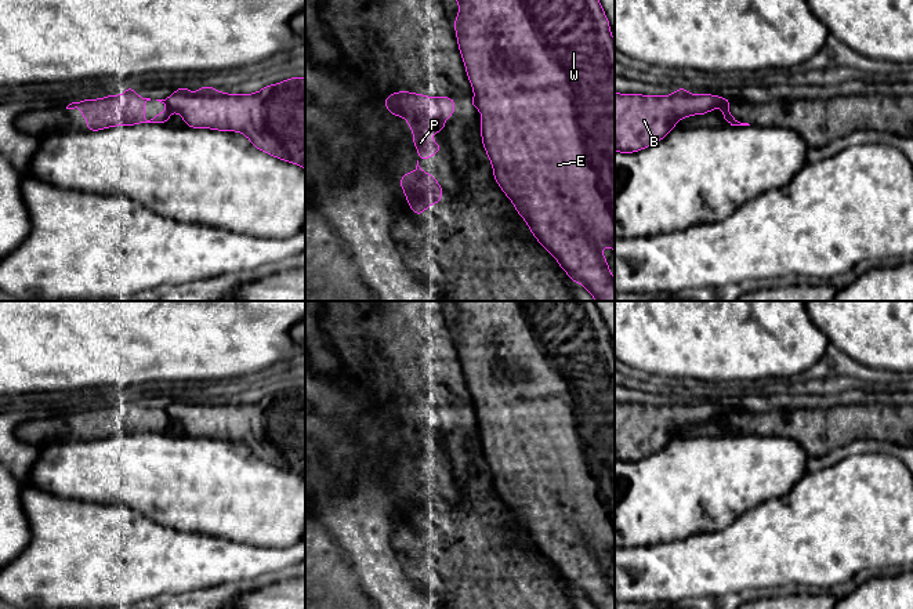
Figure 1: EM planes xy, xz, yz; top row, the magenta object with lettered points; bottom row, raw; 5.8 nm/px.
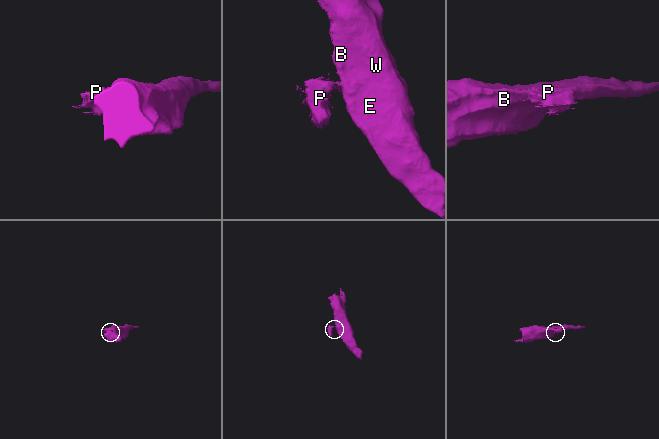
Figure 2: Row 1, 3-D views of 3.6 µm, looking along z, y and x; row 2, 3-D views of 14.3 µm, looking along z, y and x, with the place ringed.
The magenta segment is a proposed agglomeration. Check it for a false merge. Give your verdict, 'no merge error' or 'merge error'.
merge error

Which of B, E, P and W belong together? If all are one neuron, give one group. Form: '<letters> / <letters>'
B E W / P

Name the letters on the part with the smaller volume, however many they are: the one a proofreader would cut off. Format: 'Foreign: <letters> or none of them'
Foreign: P

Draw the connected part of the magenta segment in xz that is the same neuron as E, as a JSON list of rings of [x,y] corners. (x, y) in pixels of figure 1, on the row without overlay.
[[[452,301],[460,316],[459,325],[453,331],[459,359],[463,366],[463,371],[467,378],[468,389],[471,391],[472,400],[475,402],[475,410],[479,421],[482,423],[481,445],[483,457],[492,471],[493,483],[496,492],[500,494],[501,500],[507,504],[507,507],[514,512],[515,519],[519,525],[526,530],[529,539],[535,544],[535,547],[540,551],[540,554],[550,561],[561,577],[569,584],[569,587],[583,594],[587,601],[595,609],[615,609],[615,588],[611,584],[609,574],[602,565],[601,557],[604,554],[609,555],[615,561],[615,349],[611,345],[611,336],[608,327],[601,316],[601,312],[597,307],[595,301]]]

